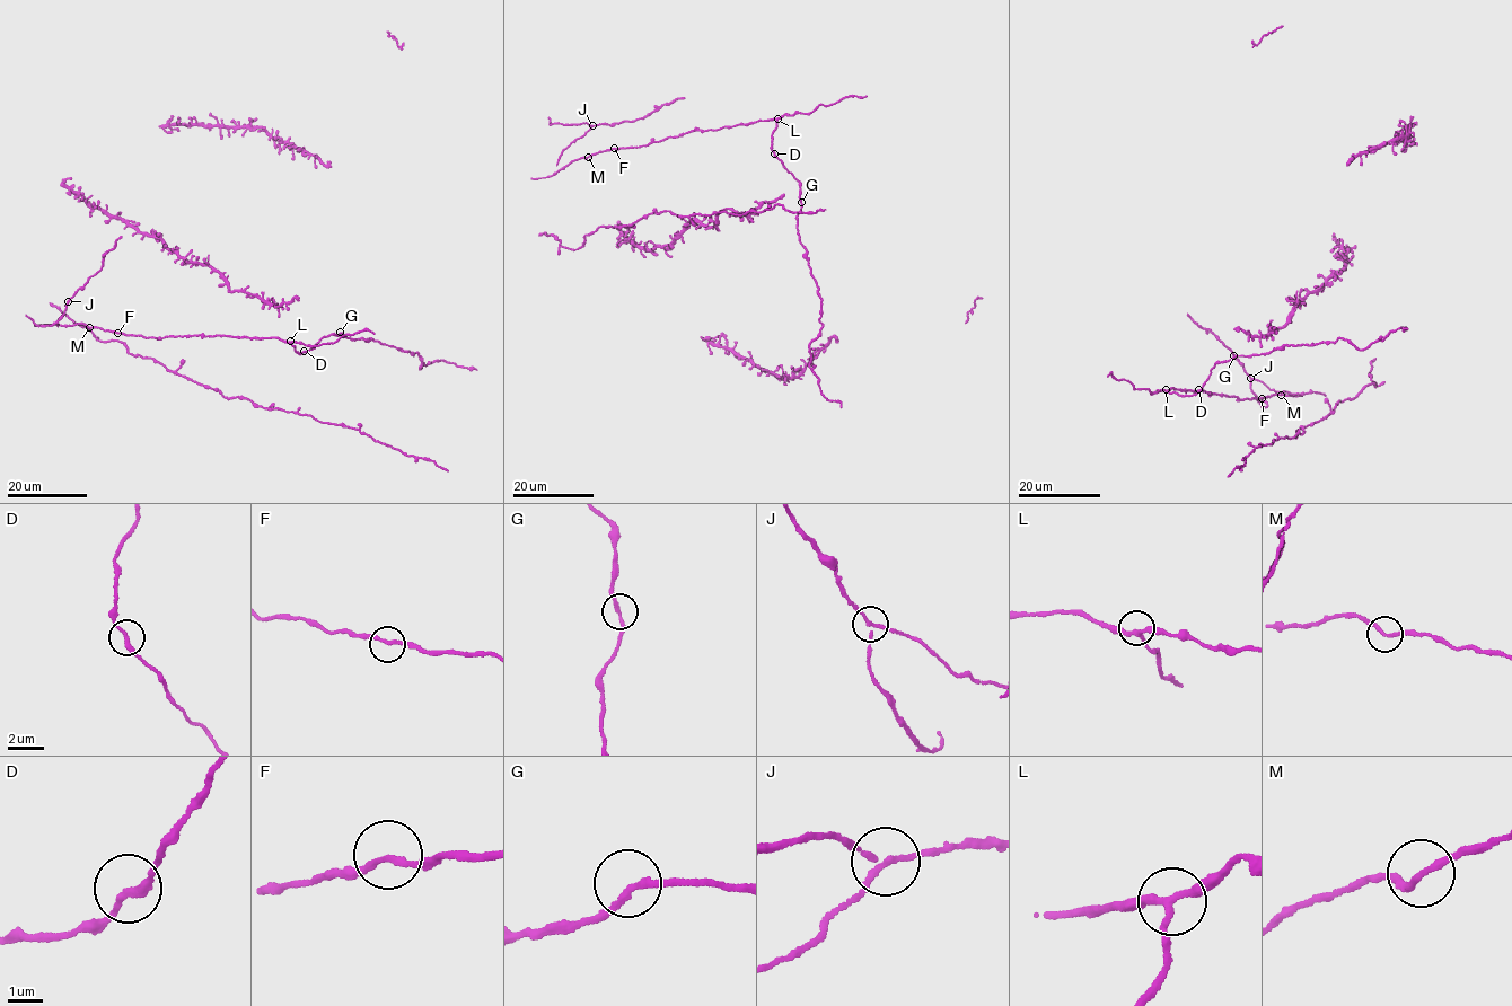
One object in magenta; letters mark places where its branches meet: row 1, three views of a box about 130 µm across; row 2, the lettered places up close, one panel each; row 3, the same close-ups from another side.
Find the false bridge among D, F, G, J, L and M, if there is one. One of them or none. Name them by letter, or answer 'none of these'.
J

